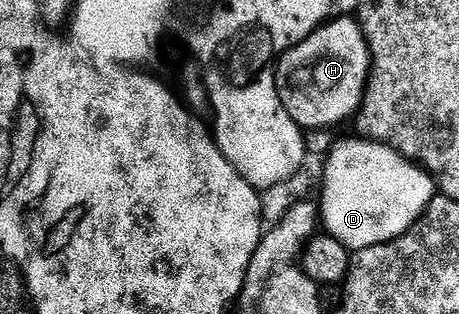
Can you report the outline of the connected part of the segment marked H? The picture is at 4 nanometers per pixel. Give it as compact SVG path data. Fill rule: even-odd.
M336 17L316 29L305 41L288 49L279 77L285 109L289 117L308 132L323 128L335 129L338 123L356 118L357 112L363 105L363 94L367 92L367 77L370 73L371 50L367 48L367 39L363 36L363 28L360 27L358 18Z

